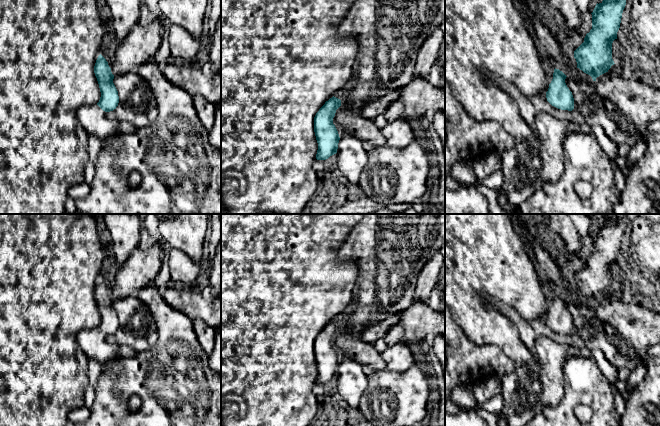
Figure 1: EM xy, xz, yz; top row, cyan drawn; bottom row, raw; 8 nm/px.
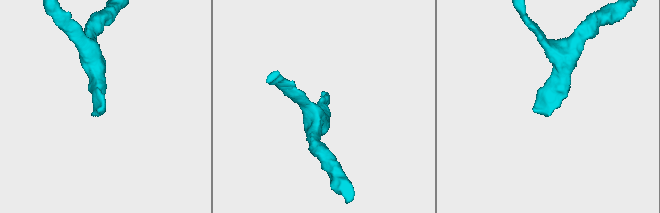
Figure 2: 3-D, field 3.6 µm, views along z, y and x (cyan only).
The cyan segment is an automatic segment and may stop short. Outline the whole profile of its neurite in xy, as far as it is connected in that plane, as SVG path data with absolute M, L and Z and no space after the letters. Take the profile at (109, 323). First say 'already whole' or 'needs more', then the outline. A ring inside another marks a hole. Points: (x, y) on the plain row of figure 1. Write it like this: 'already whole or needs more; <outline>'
needs more; M101 278L96 284L94 297L101 316L100 324L97 328L81 330L77 334L76 339L87 358L97 361L101 367L104 367L110 365L113 361L120 357L117 353L117 348L119 345L109 343L106 340L107 336L113 335L118 330L119 320L118 315L113 307L114 299L111 296L108 286Z

